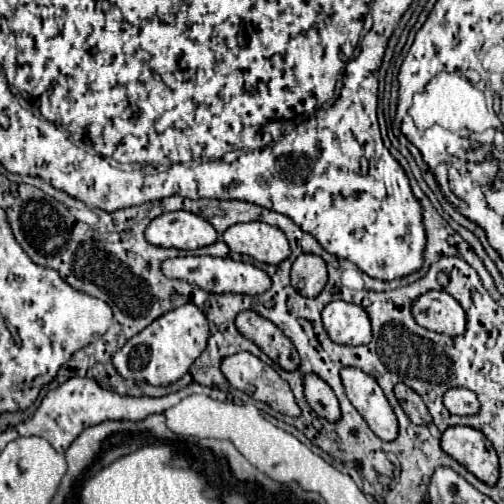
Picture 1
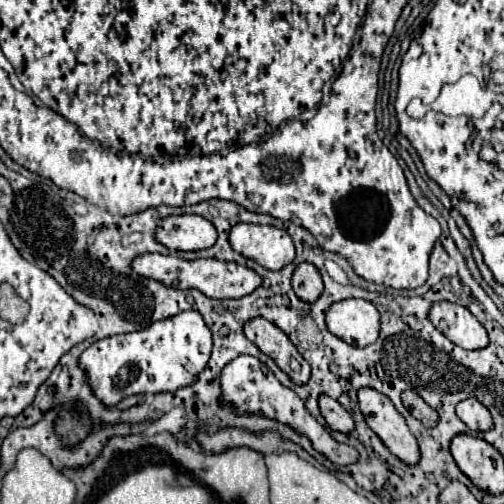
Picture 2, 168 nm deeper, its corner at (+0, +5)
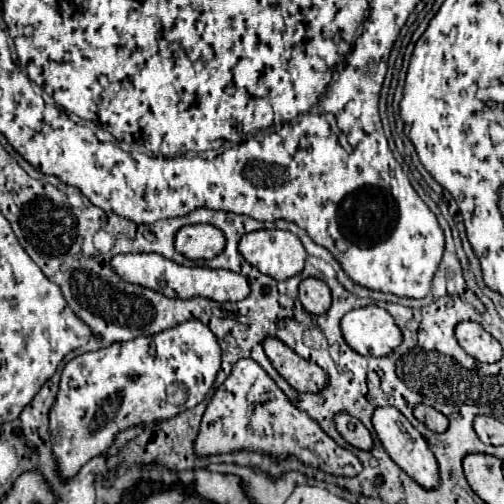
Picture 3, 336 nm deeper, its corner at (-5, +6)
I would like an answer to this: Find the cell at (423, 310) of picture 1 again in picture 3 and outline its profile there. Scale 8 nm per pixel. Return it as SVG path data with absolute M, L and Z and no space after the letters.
M461 322L455 328L455 334L457 334L459 346L477 362L491 364L501 360L503 356L501 344L489 332L485 332L477 322Z

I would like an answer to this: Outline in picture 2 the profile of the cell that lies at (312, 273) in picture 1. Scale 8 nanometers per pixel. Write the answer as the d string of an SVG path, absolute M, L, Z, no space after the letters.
M300 263L292 275L292 287L296 291L296 295L302 299L302 301L308 301L308 303L314 303L322 289L324 289L324 283L322 283L322 275L320 271L312 265L312 263Z

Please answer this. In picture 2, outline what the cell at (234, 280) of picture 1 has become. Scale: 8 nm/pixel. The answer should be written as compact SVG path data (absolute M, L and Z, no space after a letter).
M146 253L146 255L136 257L132 267L142 277L156 279L168 287L178 287L178 289L192 289L194 287L212 299L240 299L262 285L262 277L254 269L248 269L248 267L232 263L232 261L218 261L218 259L186 261L186 259L180 259L174 255Z

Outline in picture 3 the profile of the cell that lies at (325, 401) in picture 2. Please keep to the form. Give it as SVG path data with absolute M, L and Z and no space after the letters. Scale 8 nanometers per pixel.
M337 414L335 416L335 424L337 424L339 434L351 446L355 446L359 450L371 450L373 448L373 438L371 438L369 430L357 418L351 418L349 414Z

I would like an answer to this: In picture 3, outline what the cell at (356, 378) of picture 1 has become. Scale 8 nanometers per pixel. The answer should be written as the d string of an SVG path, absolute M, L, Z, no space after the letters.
M393 406L375 410L373 426L375 426L375 432L377 432L383 448L387 450L391 460L401 470L405 470L419 486L423 486L427 490L433 490L433 488L439 486L439 466L437 466L437 460L435 460L433 452L431 452L431 448L427 446L425 438L411 426L411 422L407 422L407 418L403 418L403 414L399 414L399 410L395 410Z

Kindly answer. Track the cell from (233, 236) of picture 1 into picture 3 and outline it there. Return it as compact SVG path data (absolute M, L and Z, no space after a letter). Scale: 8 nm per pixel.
M287 230L249 232L241 238L239 252L253 268L275 280L301 274L307 258L301 240Z

